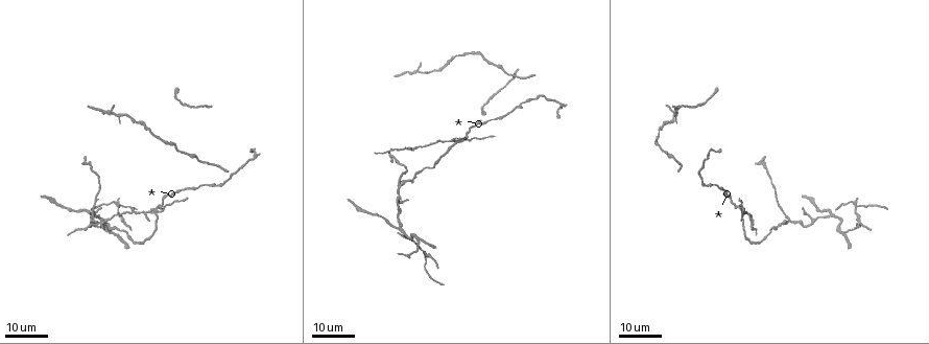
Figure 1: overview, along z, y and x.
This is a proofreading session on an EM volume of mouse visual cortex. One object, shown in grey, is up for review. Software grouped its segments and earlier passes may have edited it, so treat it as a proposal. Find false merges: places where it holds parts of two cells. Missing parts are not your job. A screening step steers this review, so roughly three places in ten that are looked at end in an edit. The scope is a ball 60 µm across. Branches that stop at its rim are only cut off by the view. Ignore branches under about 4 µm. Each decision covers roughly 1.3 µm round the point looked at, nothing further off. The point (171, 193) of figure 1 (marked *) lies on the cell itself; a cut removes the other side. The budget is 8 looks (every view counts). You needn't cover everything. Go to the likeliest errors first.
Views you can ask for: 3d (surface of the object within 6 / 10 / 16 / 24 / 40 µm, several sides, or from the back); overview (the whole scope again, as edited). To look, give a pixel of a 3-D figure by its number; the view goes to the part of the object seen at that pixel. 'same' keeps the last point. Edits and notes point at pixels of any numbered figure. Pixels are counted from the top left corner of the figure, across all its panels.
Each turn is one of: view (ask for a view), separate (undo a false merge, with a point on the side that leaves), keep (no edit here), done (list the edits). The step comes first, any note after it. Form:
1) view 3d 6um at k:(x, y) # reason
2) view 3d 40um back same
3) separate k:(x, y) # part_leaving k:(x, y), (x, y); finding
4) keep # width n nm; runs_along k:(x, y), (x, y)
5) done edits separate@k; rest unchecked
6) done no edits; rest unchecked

view 3d 24um at 1:(153, 212) # looks like a crossing

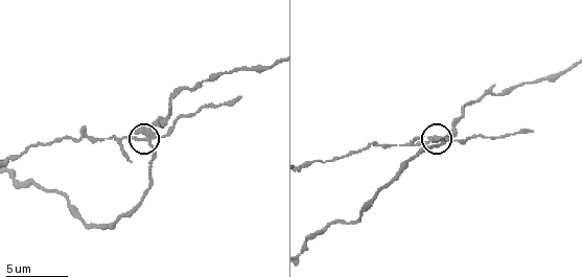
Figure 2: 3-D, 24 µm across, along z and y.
view 3d 6um at 2:(438, 139) # zoom in

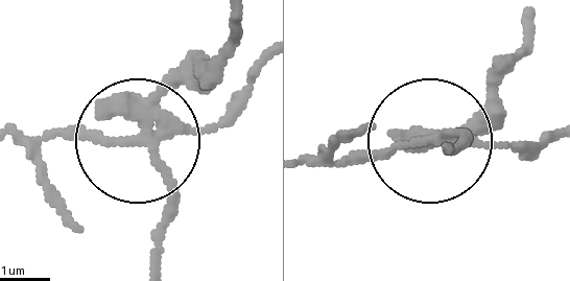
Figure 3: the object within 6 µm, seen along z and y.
separate 3:(214, 125) # part_leaving 3:(132, 122), (10, 135); a second cell is stuck on

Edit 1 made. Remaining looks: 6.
view overview # see it whole again

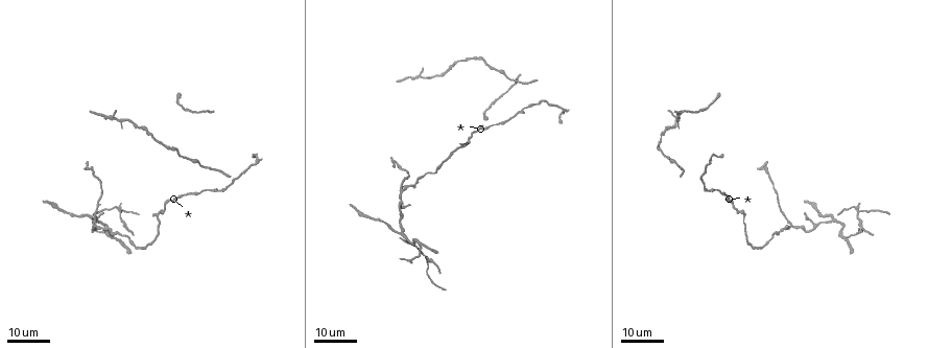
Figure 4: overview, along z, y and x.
view 3d 16um at 4:(120, 211) # arms part here

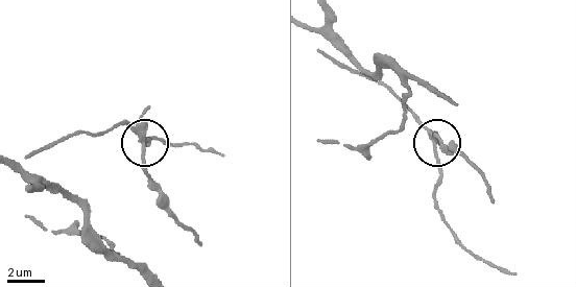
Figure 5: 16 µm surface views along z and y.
view 3d 6um at 5:(144, 141) # zoom in

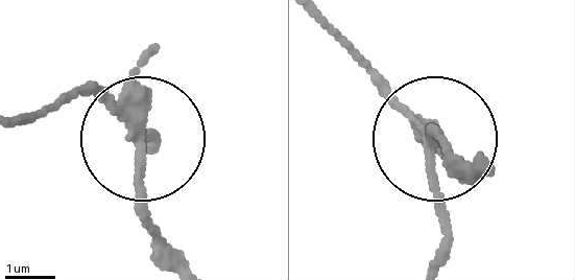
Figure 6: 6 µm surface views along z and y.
separate 6:(88, 89) # width 200 nm; two cells meet here

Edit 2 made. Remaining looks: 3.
view 3d 16um at 4:(398, 234) # three arms meet

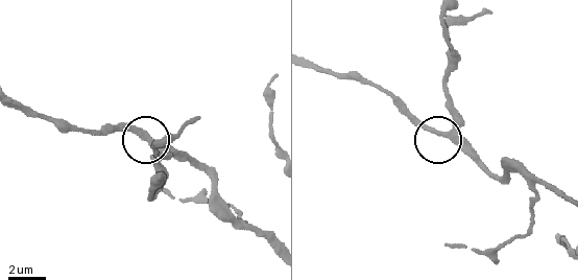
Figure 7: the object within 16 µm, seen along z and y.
view 3d 6um at 7:(446, 135) # zoom in

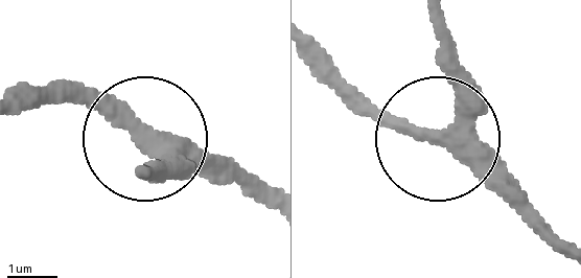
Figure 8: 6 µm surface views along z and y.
keep # runs_along 8:(434, 16), (458, 102), (446, 128), (384, 119), (350, 94); all the same cell

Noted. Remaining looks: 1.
done edits separate@3, separate@6; rest unchecked

